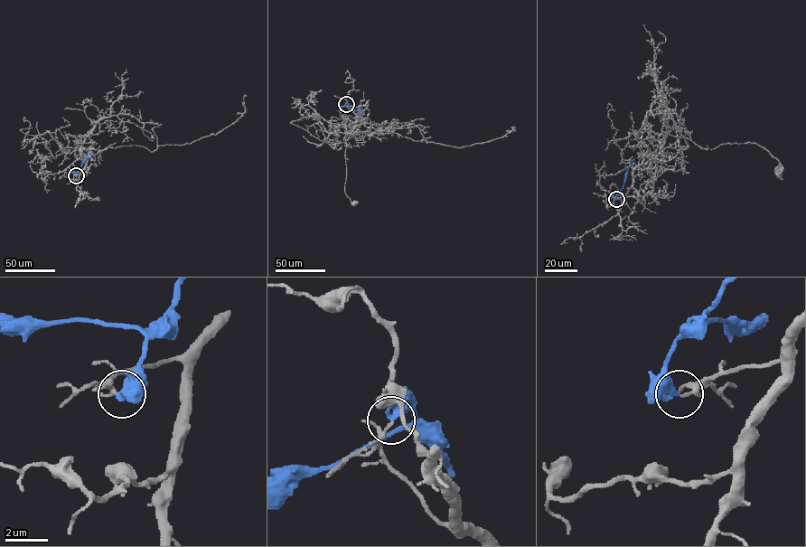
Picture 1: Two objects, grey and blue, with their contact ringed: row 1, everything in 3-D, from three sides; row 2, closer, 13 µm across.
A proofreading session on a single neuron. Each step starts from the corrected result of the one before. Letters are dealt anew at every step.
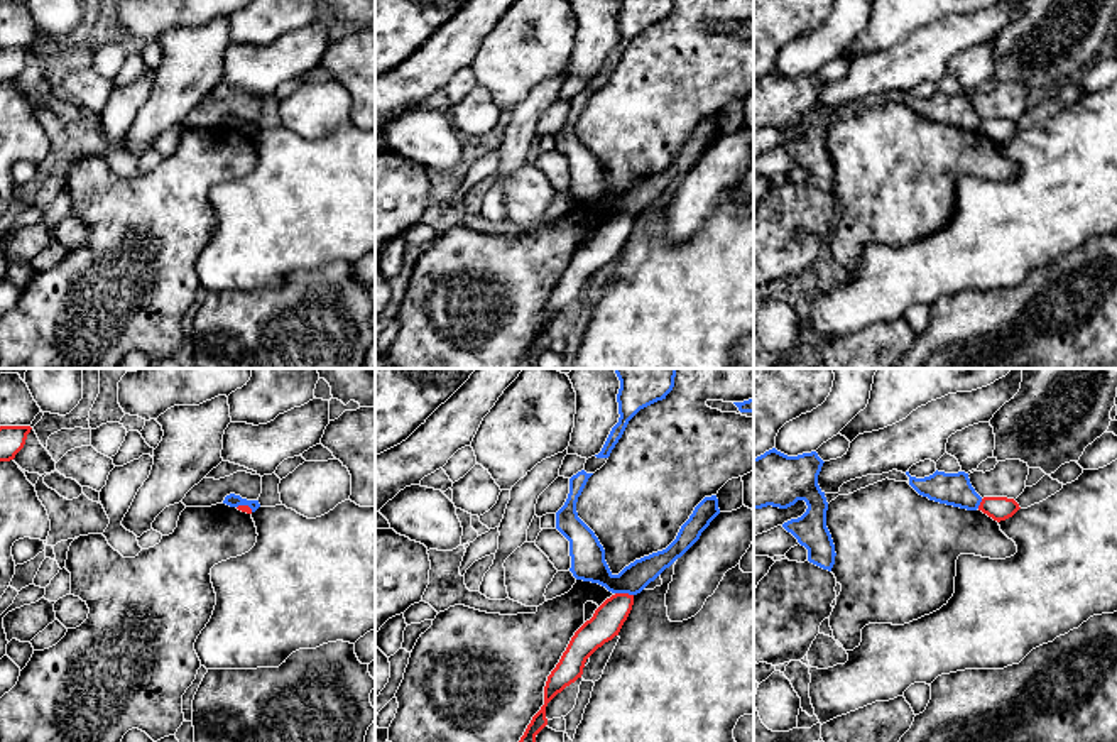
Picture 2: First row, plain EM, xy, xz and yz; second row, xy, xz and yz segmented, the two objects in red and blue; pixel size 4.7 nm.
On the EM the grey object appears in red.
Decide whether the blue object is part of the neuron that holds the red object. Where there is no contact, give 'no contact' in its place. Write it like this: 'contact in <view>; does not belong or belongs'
contact in xz; does not belong

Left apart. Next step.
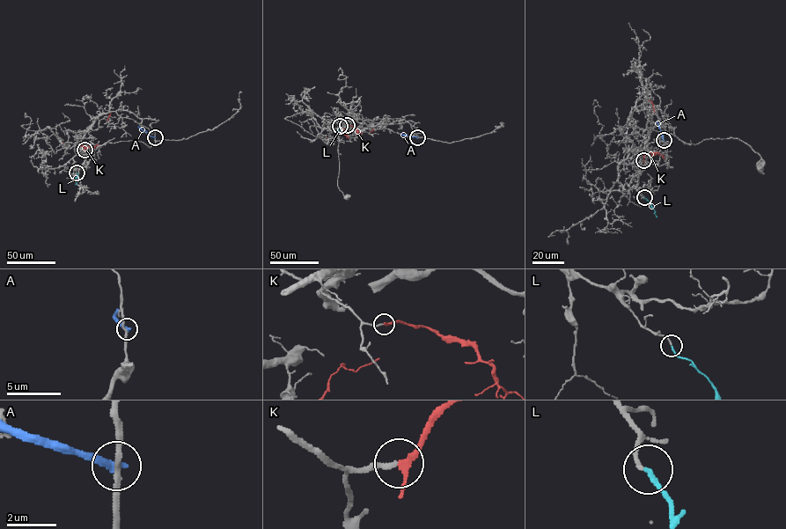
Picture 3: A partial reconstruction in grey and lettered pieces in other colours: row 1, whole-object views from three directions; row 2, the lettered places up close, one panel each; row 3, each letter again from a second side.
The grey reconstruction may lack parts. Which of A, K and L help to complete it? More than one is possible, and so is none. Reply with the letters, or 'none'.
L

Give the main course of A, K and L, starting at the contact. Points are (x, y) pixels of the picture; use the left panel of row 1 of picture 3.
A: (155, 137), (137, 127)
K: (84, 150), (99, 144), (109, 113)
L: (77, 172), (76, 185)

